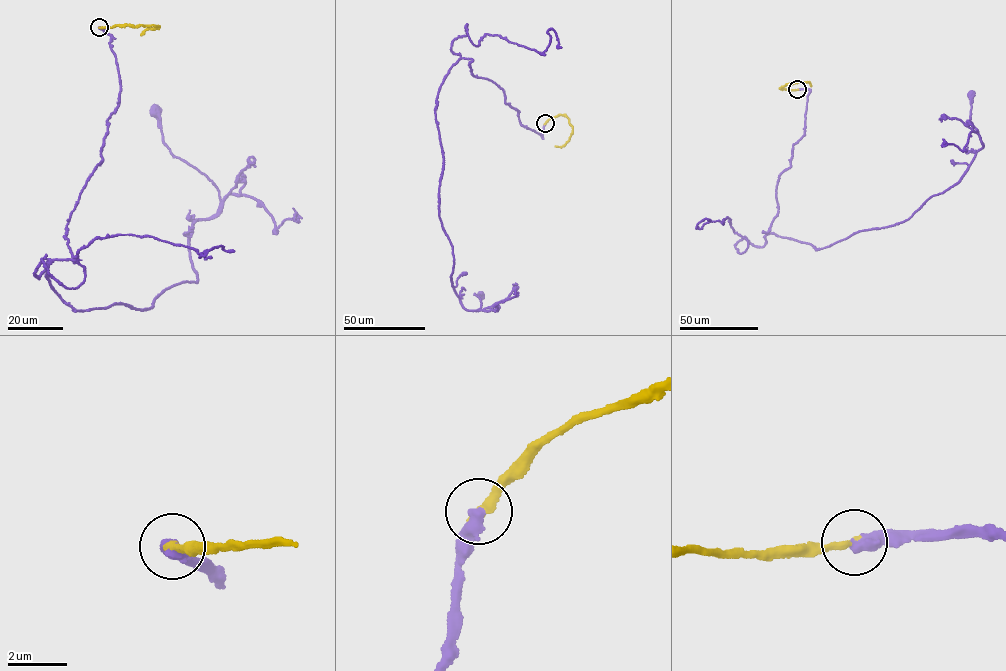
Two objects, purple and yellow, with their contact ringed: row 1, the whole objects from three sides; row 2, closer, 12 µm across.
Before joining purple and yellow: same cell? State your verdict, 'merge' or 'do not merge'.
merge

